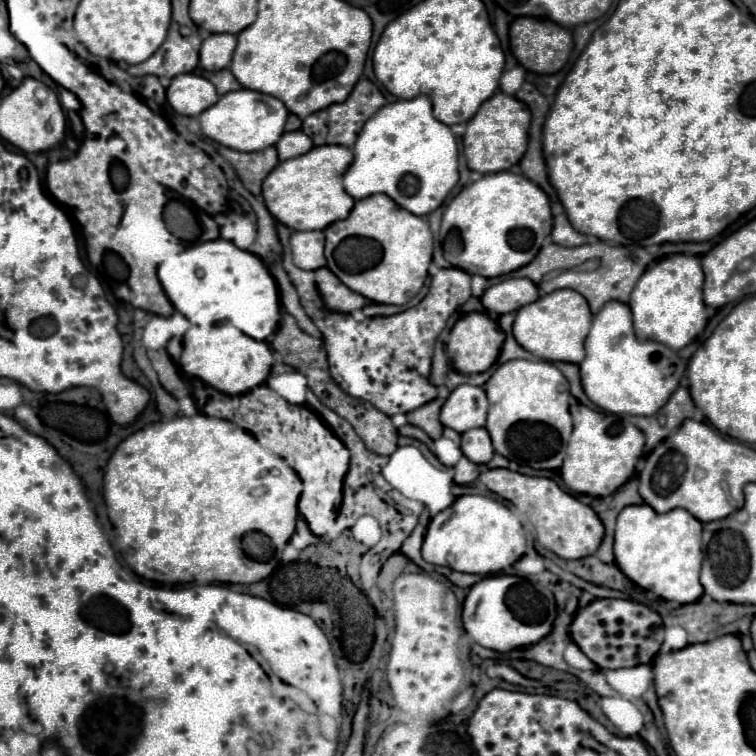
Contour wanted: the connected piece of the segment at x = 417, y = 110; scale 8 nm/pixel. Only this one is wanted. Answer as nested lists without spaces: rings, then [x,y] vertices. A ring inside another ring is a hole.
[[[427,96],[385,104],[359,132],[353,154],[355,160],[343,178],[343,186],[351,198],[361,200],[383,192],[417,216],[425,216],[441,206],[459,180],[457,140],[449,126],[433,116]]]

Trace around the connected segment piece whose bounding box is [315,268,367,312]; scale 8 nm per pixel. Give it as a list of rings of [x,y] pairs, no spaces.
[[[319,268],[315,272],[315,284],[327,308],[335,312],[353,312],[367,304],[367,298],[359,296],[357,292],[351,292],[329,268]]]

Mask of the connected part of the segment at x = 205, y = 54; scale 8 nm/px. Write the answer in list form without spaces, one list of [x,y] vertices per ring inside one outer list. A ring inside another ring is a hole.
[[[211,34],[203,40],[199,52],[199,64],[205,70],[223,70],[231,64],[237,38],[233,34]]]

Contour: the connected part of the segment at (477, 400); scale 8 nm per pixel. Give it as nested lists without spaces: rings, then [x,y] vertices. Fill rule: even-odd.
[[[471,384],[457,386],[441,408],[441,424],[447,428],[467,432],[471,428],[485,426],[487,418],[487,396],[485,390]]]

